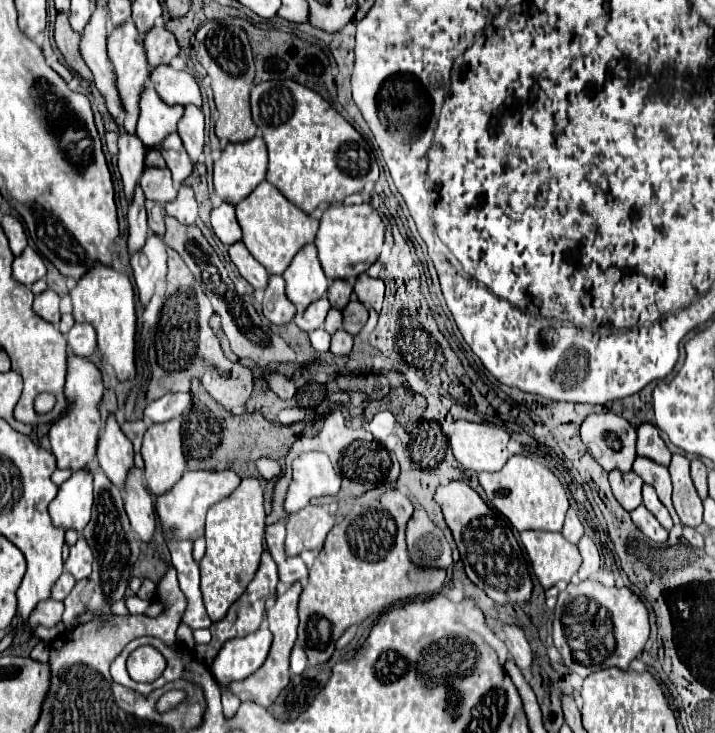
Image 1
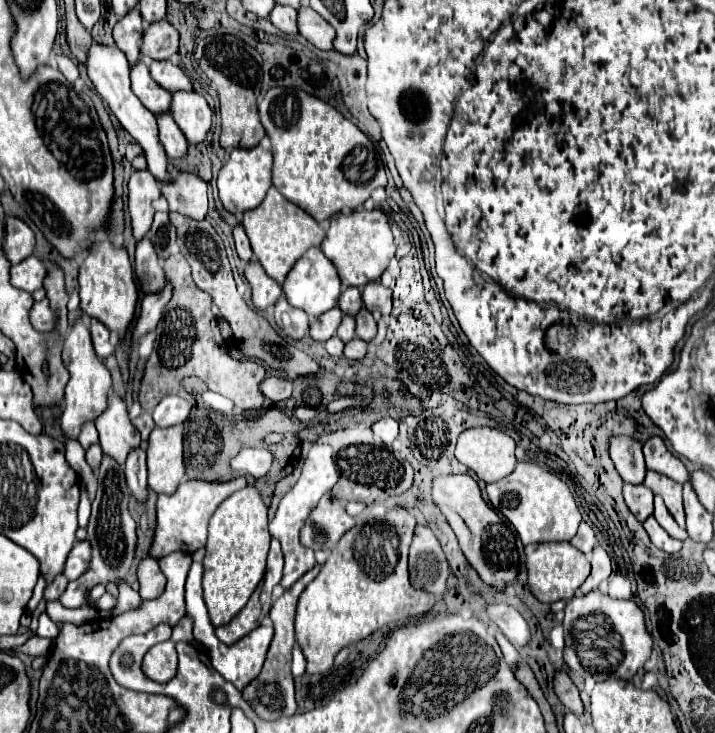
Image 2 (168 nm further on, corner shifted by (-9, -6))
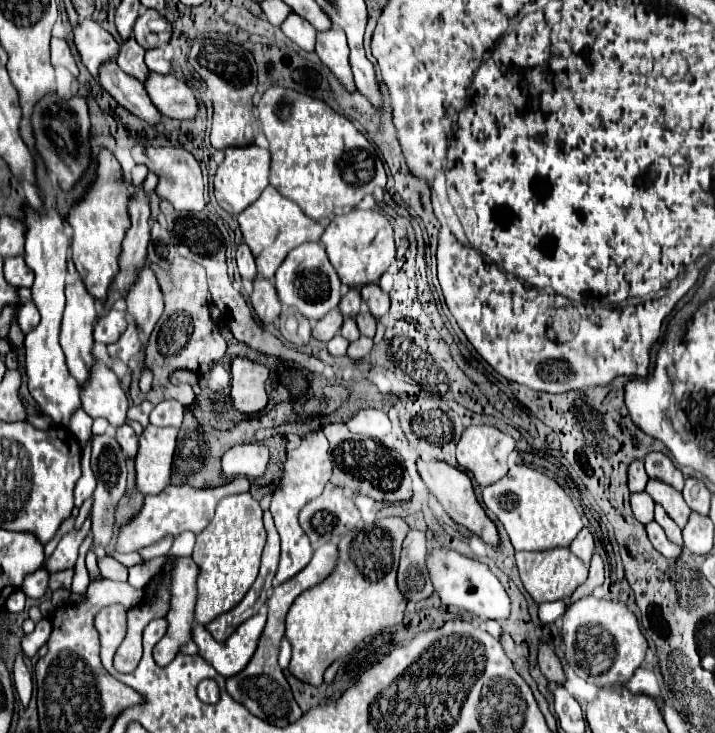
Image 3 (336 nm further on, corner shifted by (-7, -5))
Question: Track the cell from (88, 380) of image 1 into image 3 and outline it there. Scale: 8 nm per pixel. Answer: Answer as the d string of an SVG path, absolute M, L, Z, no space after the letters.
M76 278L74 284L66 286L66 310L64 310L64 318L62 318L62 332L60 332L60 346L66 354L66 362L70 366L70 374L78 380L78 384L82 384L86 380L86 374L90 372L90 366L94 362L94 354L92 354L92 328L96 322L96 308L94 308L94 296L88 294L84 282L80 278Z

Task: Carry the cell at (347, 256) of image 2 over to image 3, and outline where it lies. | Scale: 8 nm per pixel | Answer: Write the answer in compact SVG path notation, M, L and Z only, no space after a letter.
M352 210L350 214L336 216L324 230L320 242L336 268L342 284L364 286L378 282L396 256L394 232L388 218L376 210Z

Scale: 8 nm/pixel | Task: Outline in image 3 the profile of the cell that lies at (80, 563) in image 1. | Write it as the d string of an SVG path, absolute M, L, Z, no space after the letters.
M72 530L70 534L66 534L66 536L60 540L60 544L56 546L54 554L52 554L50 558L46 558L44 568L46 568L48 572L74 568L76 558L78 558L78 548L80 548L80 544L84 542L84 538L86 538L86 532L84 532L84 530Z

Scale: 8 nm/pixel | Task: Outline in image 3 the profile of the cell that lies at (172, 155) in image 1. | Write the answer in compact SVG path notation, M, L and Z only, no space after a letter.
M114 60L104 62L98 74L100 74L100 84L116 98L120 106L124 106L126 110L140 116L152 126L160 122L160 114L158 110L154 110L150 98L146 98L146 90L142 90L142 82L138 78L120 70Z

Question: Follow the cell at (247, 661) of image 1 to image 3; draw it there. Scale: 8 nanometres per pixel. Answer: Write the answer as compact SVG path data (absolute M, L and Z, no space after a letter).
M258 614L248 618L238 626L238 630L226 640L216 642L204 626L196 624L192 632L192 640L198 646L198 654L224 678L230 674L238 674L246 662L250 662L250 654L254 654L254 646L266 626L266 616Z

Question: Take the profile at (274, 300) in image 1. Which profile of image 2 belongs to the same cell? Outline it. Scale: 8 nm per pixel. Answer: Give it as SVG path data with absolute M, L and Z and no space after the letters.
M284 295L278 299L274 309L276 309L276 323L284 329L288 337L302 339L308 333L308 315L304 315L304 311L300 309L290 307Z

